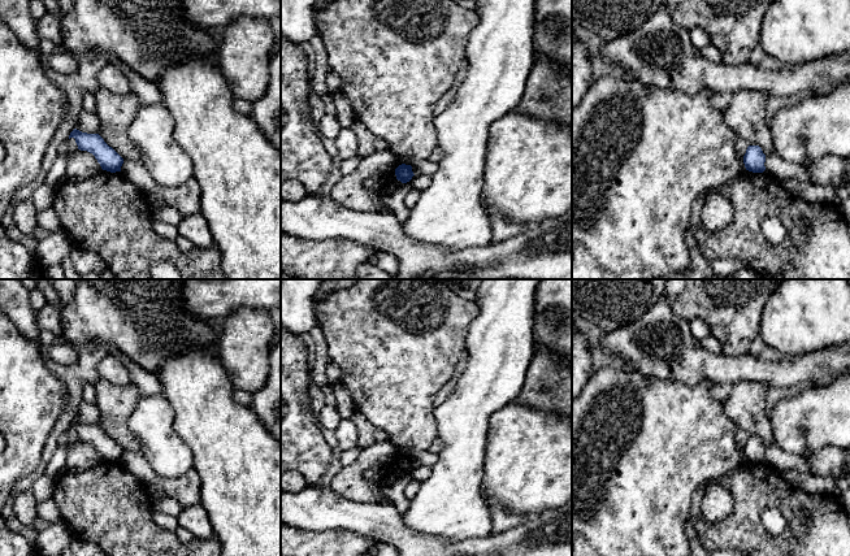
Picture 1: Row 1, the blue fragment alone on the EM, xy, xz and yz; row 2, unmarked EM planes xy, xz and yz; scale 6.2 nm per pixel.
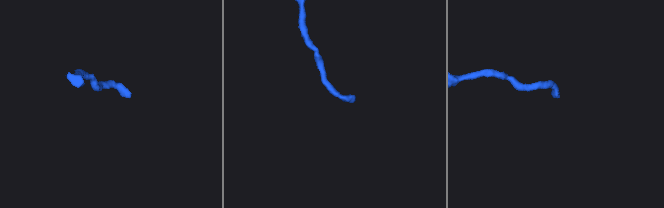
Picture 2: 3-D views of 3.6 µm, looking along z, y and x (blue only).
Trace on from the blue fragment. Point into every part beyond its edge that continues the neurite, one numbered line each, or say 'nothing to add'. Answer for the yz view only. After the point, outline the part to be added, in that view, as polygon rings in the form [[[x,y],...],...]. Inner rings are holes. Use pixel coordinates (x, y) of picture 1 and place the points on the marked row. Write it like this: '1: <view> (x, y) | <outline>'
nothing to add

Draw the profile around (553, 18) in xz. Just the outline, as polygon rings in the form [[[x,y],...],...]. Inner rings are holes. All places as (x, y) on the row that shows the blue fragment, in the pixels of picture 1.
[[[535,0],[534,55],[572,73],[572,0]]]

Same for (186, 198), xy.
[[[123,161],[121,173],[126,175],[140,192],[144,195],[159,195],[166,207],[177,209],[183,216],[201,212],[201,190],[194,177],[181,186],[164,187],[155,182],[140,164],[133,161]]]

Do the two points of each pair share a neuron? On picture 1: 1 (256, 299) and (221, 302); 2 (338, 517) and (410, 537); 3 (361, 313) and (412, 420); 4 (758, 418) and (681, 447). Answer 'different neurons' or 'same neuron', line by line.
1: same neuron
2: same neuron
3: same neuron
4: different neurons

